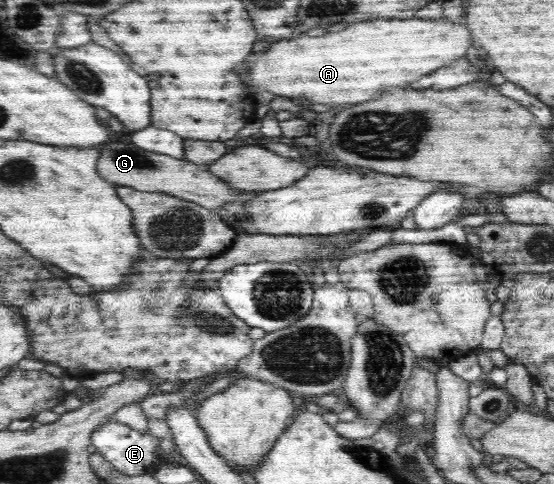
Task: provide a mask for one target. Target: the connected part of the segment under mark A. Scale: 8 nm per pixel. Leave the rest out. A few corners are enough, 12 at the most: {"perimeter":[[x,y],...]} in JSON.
{"perimeter":[[376,19],[248,57],[248,91],[364,103],[468,55],[470,31]]}

